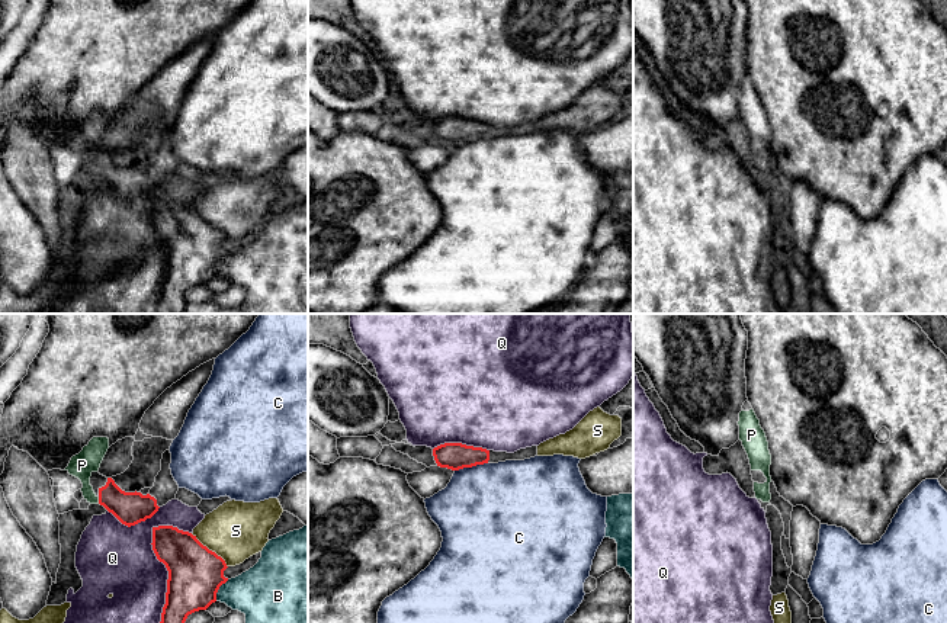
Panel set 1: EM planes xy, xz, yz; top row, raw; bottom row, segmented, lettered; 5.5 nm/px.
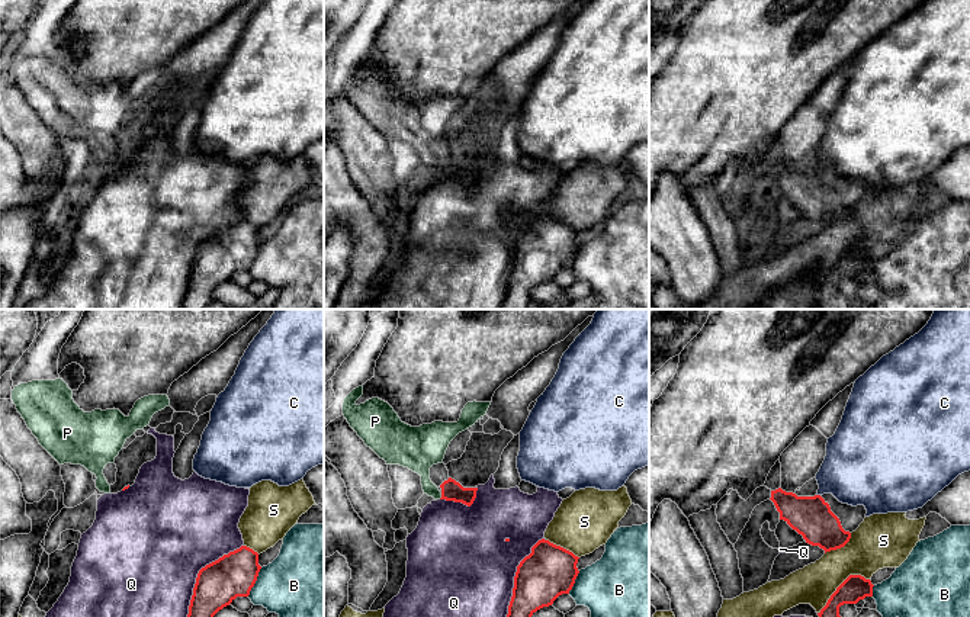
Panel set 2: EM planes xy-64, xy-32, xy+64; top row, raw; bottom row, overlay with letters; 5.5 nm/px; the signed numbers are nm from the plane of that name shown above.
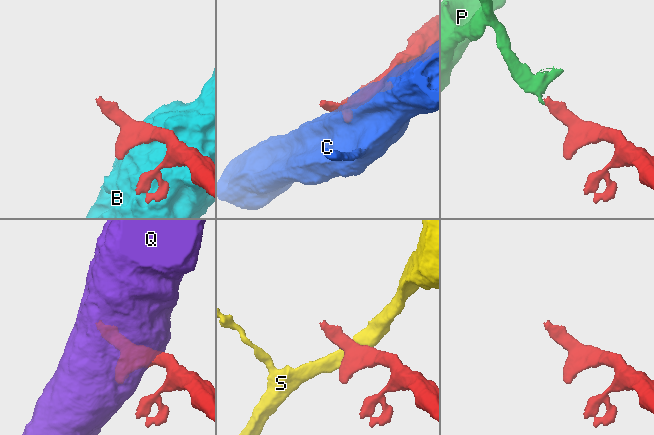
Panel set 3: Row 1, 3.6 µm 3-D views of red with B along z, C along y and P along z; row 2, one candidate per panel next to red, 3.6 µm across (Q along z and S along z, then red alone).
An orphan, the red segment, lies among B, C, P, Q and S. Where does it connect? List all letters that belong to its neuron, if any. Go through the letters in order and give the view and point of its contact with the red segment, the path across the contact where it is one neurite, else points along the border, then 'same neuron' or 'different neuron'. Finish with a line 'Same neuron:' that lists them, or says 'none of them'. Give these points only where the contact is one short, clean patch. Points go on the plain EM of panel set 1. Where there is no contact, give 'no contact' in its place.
B: xy (218, 263) | different neuron
C: xz (471, 141) | along xz (487, 137), (455, 145) | different neuron
P: xy (99, 174) | across xy (129, 183), (115, 174), (99, 174), (87, 166), (82, 140) | same neuron
Q: xy (169, 249) | different neuron
S: xy (211, 225) | different neuron
Same neuron: P

